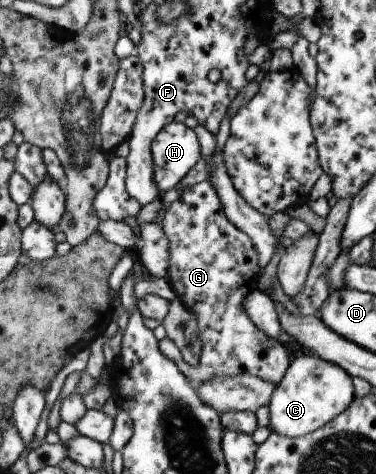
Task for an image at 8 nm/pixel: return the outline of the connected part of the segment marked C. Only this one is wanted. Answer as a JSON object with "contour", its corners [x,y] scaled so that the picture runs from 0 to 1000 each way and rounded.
{"contour":[[[830,745],[787,753],[766,768],[713,846],[715,909],[761,922],[824,914],[910,871],[936,842],[936,795],[915,778]]]}

